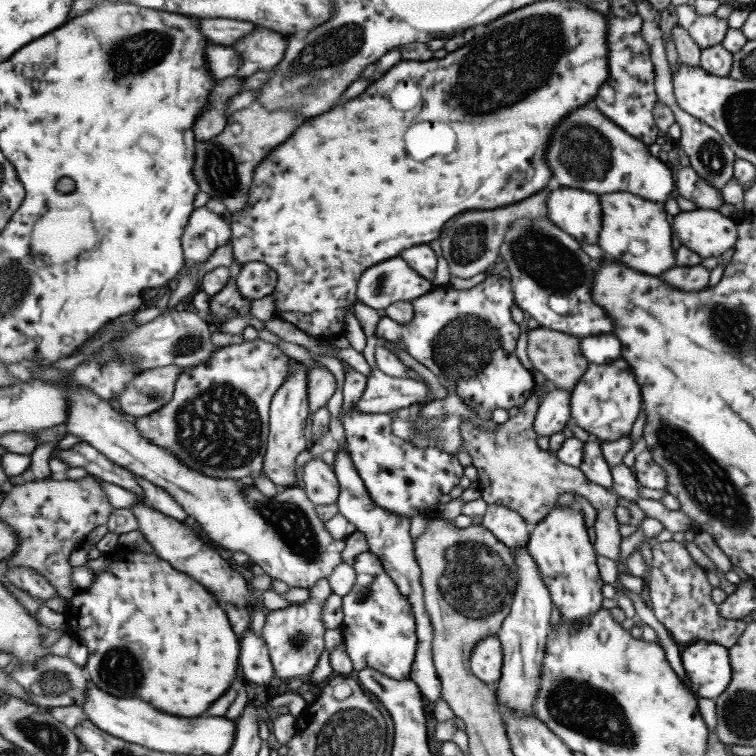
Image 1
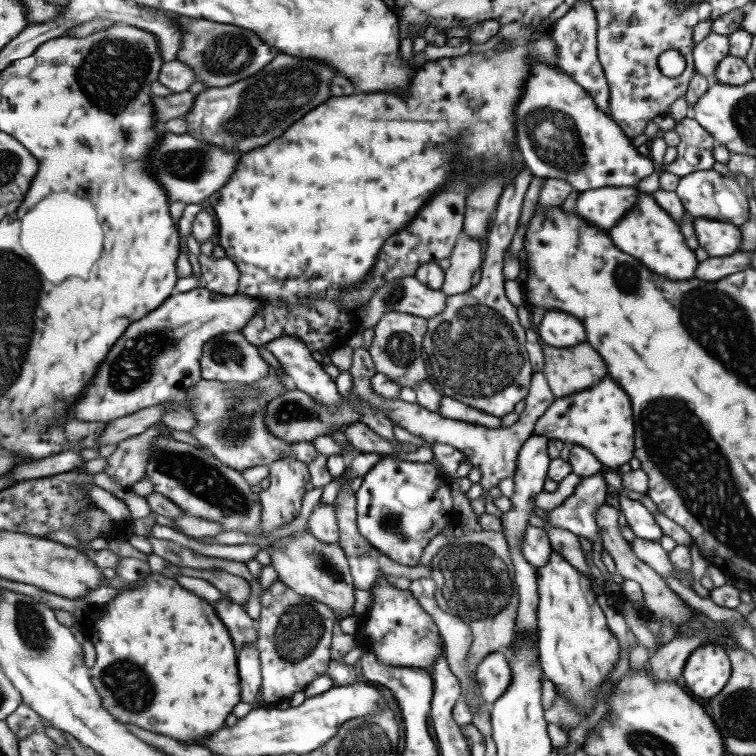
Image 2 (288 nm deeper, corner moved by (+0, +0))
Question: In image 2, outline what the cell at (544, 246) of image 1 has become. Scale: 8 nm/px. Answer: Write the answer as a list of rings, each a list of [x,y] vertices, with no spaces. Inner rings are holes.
[[[545,310],[541,324],[535,326],[535,332],[539,342],[553,348],[571,348],[585,342],[583,326],[579,324],[577,318],[565,312]]]

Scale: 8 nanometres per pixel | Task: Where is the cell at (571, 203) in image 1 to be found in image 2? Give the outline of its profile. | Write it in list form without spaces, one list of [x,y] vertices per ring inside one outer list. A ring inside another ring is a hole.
[[[597,188],[577,194],[575,214],[597,228],[615,226],[637,202],[637,188]]]

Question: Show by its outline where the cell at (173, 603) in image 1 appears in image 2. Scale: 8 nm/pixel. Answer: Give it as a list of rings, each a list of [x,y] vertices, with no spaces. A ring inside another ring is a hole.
[[[151,574],[133,590],[115,596],[109,604],[91,608],[87,622],[93,624],[89,640],[97,648],[97,664],[91,668],[91,680],[95,688],[99,688],[105,708],[125,726],[137,724],[145,730],[191,744],[223,730],[227,718],[233,716],[233,708],[243,702],[237,648],[231,630],[223,624],[223,618],[219,618],[215,604],[183,590],[175,578]]]

